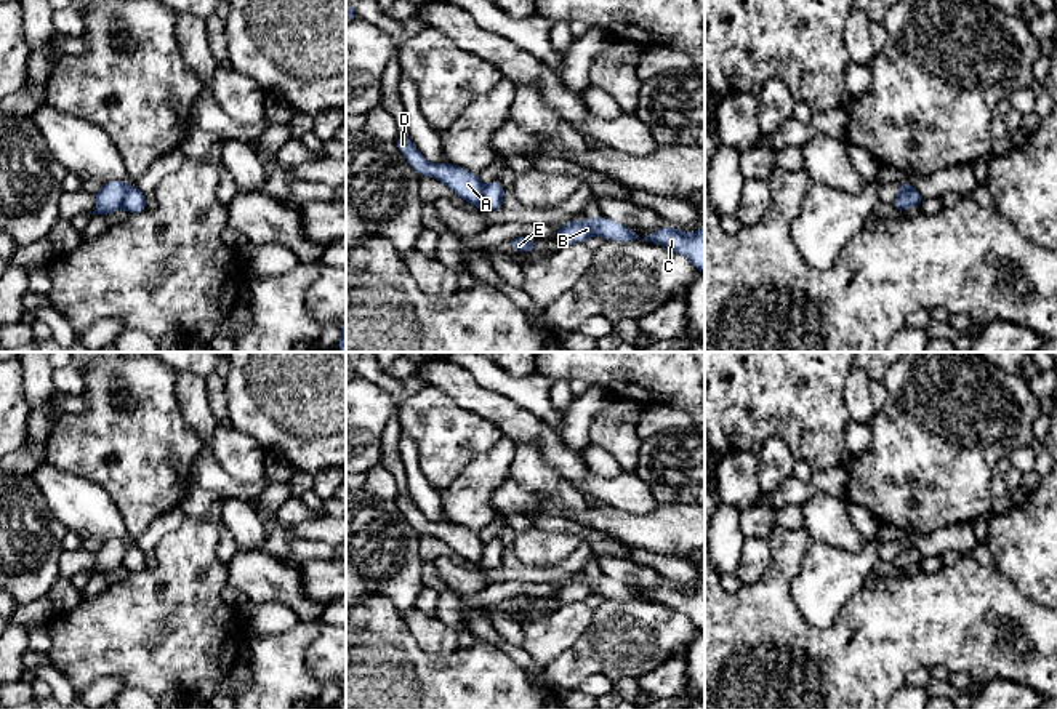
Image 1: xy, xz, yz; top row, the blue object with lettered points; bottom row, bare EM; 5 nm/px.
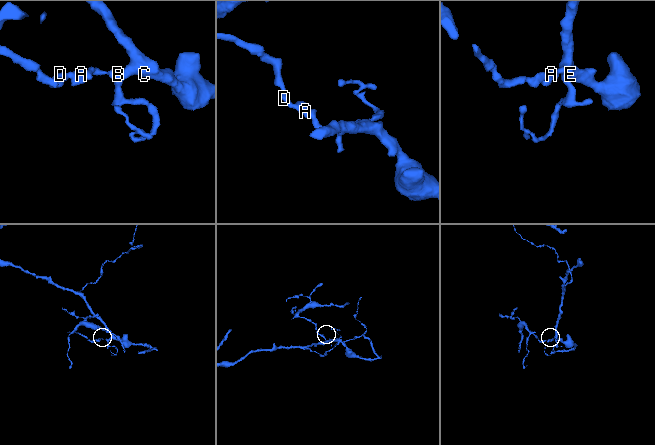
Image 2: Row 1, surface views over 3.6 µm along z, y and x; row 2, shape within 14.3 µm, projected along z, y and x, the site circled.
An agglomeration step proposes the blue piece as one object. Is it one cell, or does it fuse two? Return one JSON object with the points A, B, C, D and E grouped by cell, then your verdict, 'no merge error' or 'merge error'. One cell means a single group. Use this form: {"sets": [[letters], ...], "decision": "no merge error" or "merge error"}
{"sets": [["A", "D"], ["B", "C", "E"]], "decision": "merge error"}

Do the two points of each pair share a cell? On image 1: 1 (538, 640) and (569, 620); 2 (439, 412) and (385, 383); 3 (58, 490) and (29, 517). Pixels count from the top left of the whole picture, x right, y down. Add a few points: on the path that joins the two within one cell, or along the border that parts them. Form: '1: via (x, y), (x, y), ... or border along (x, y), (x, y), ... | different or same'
1: via (546, 637), (561, 628) | same
2: border along (425, 386), (399, 404) | different
3: border along (31, 476), (50, 512), (68, 530) | different

